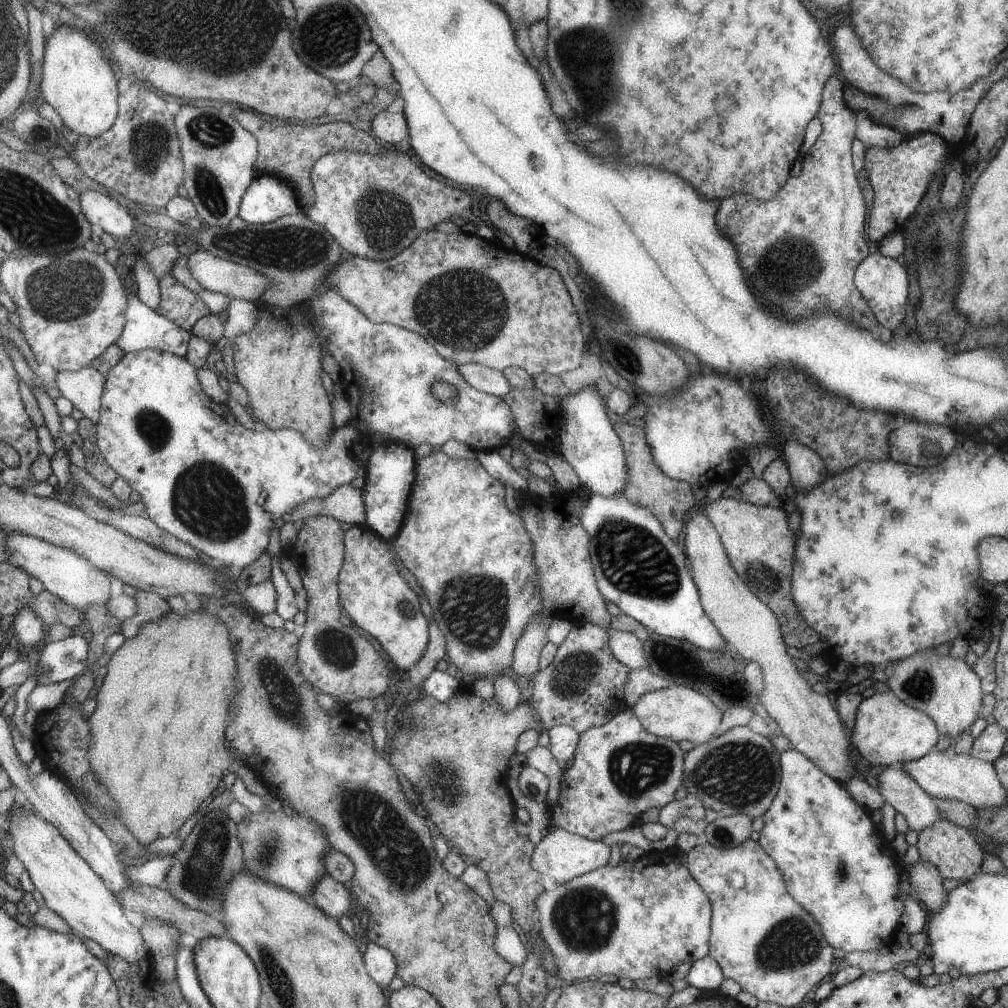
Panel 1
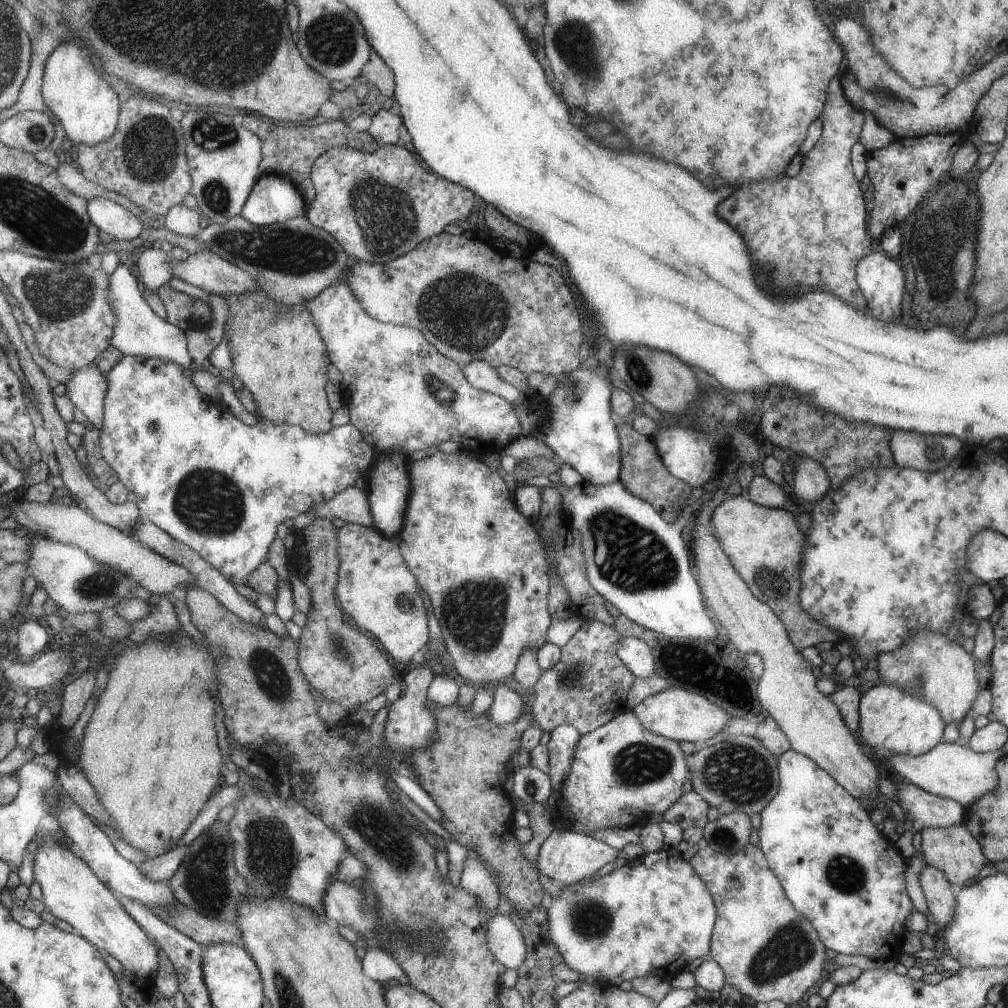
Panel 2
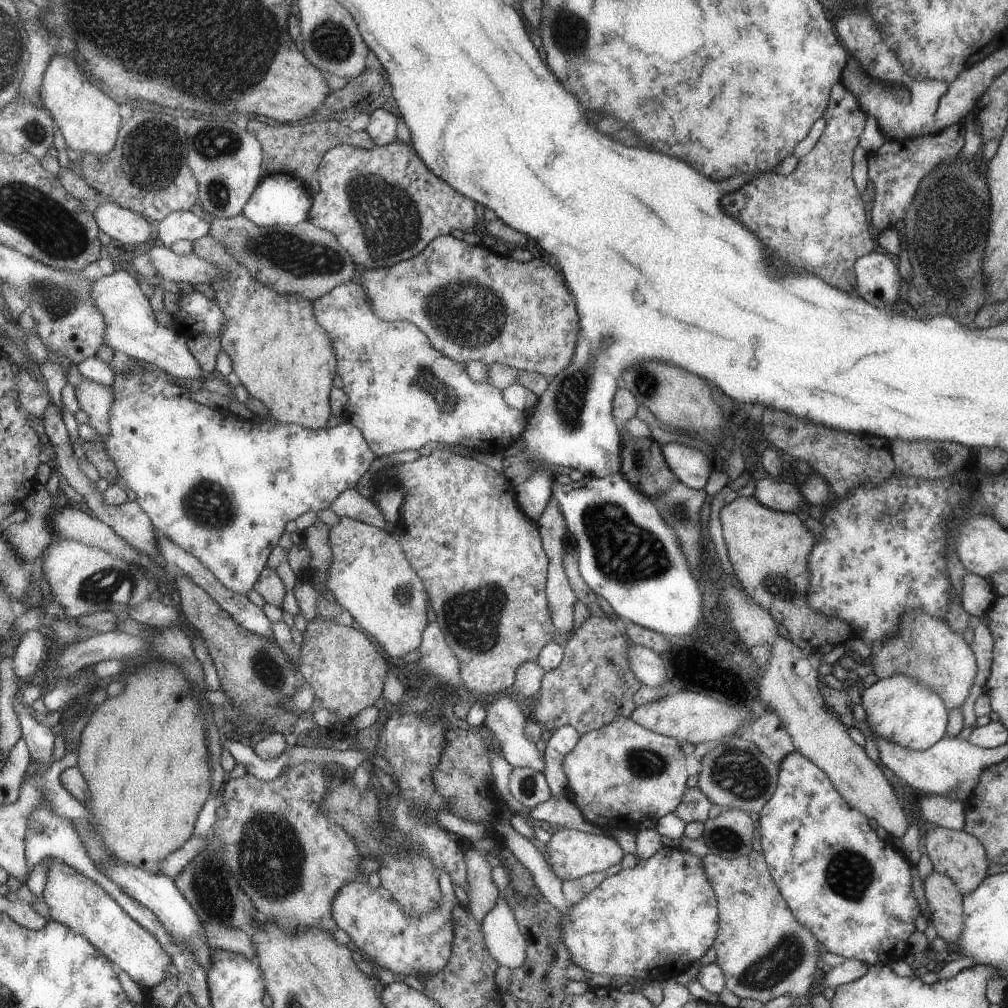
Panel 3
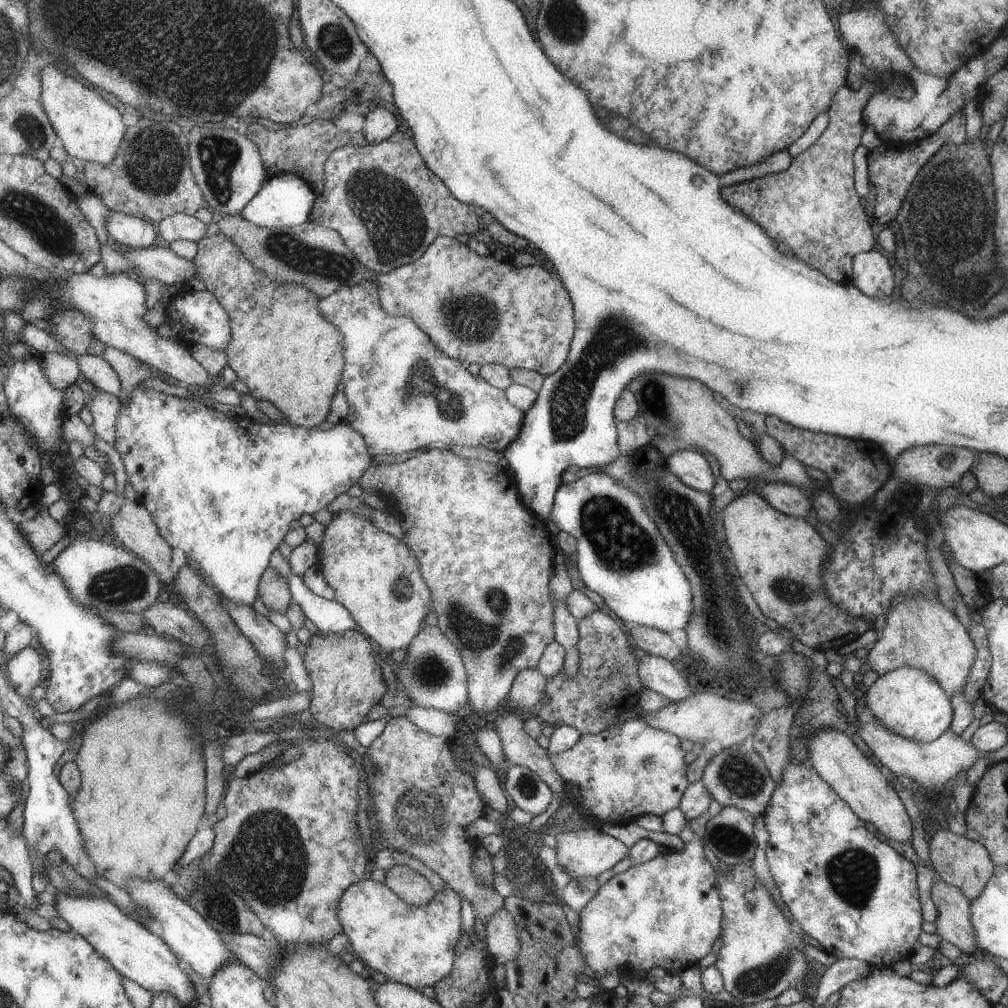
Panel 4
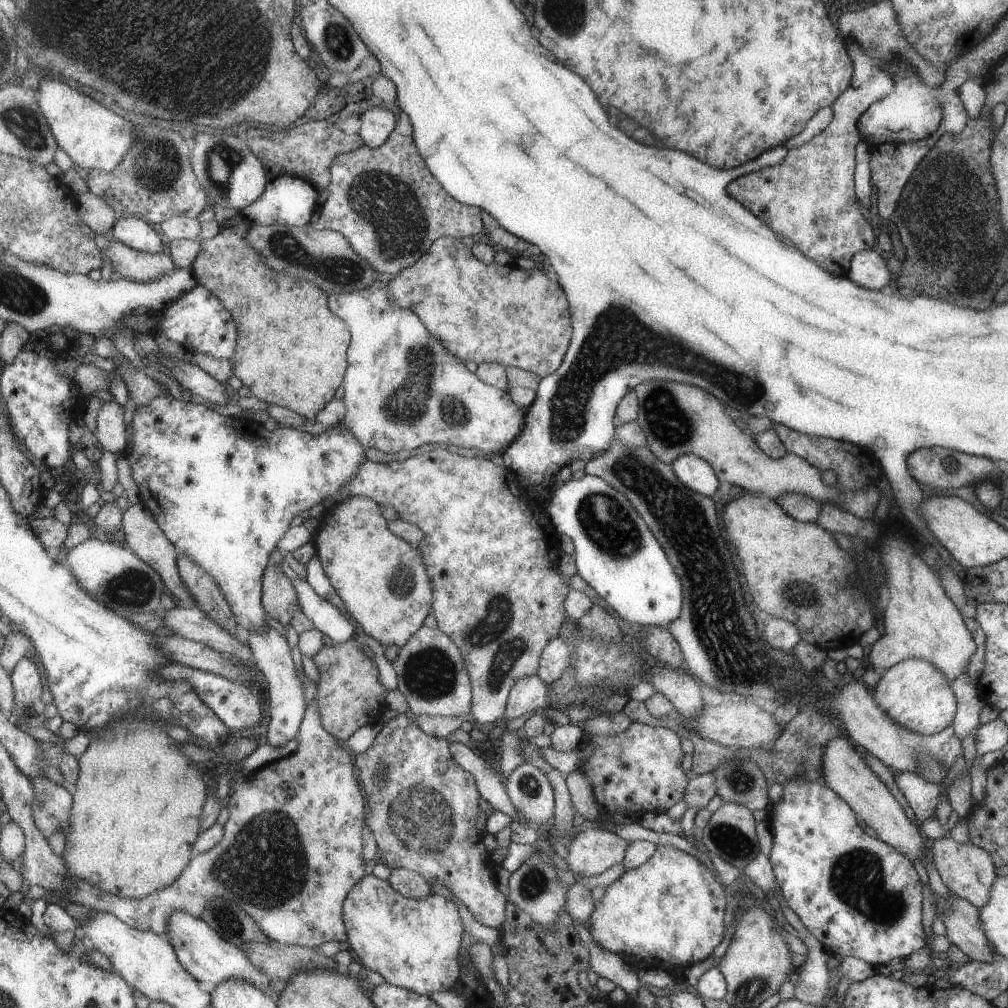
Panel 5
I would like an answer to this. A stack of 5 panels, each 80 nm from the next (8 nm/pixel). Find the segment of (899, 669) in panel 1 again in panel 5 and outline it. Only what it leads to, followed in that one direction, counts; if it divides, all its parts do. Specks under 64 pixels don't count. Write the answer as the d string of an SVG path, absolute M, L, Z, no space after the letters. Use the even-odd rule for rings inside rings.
M889 534L878 544L878 552L889 600L881 615L885 632L871 646L869 662L882 673L904 659L921 658L953 683L955 676L966 670L967 660L976 650L959 610L947 598L938 575L925 564L922 552L905 537Z

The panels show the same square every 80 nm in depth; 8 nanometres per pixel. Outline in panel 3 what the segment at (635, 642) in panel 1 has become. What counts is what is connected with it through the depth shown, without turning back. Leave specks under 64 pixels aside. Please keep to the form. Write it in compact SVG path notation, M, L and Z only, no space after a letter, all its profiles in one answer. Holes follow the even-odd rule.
M631 644L627 648L627 660L631 666L631 672L639 680L640 685L657 688L663 684L670 684L667 678L667 668L661 660L661 656L645 648Z

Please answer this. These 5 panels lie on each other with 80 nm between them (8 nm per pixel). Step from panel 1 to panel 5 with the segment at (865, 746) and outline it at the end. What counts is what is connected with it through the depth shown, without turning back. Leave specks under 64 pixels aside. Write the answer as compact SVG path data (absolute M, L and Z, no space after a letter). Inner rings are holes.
M907 658L881 673L880 680L873 688L873 695L875 702L881 706L881 710L886 711L889 718L915 734L930 736L941 732L953 720L956 702L952 684L941 670L931 666L931 662Z

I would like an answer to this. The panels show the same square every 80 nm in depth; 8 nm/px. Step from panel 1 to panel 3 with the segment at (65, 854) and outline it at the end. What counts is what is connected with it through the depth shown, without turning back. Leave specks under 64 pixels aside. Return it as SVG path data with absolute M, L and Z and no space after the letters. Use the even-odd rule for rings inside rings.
M53 858L43 896L43 900L51 906L50 917L54 921L85 936L97 950L143 988L151 990L167 978L179 979L173 958L163 944L127 914L103 886L79 870Z

